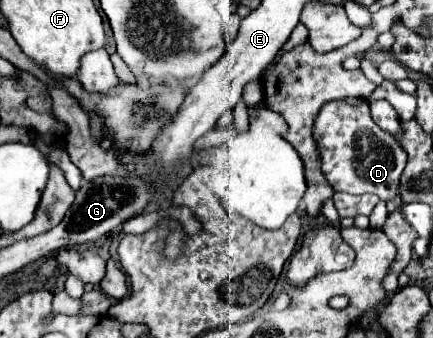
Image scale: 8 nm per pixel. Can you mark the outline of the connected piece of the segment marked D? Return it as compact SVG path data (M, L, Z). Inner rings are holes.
M343 98L323 104L313 124L313 138L321 156L323 176L335 192L377 194L381 200L397 194L399 178L407 164L407 152L389 132L373 122L367 100Z

